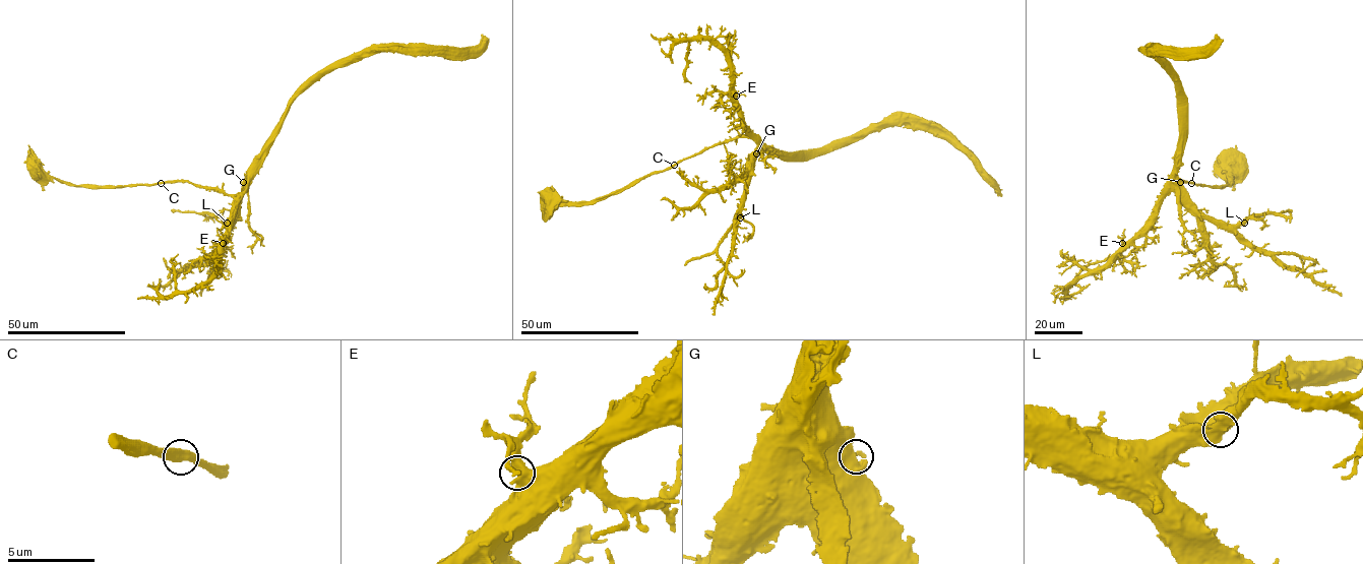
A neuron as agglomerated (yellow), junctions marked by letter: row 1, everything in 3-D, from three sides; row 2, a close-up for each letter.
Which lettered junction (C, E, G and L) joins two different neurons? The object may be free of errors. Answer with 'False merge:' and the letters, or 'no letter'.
False merge: no letter

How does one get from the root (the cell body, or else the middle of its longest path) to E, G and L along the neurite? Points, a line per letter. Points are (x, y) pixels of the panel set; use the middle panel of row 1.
E: (549, 201), (598, 201), (713, 146), (743, 136), (747, 126), (740, 115), (736, 96)
G: (549, 201), (598, 201), (643, 177), (740, 136), (750, 136), (756, 142), (756, 153)
L: (549, 201), (598, 201), (713, 146), (750, 136), (757, 145), (740, 205), (740, 217)

